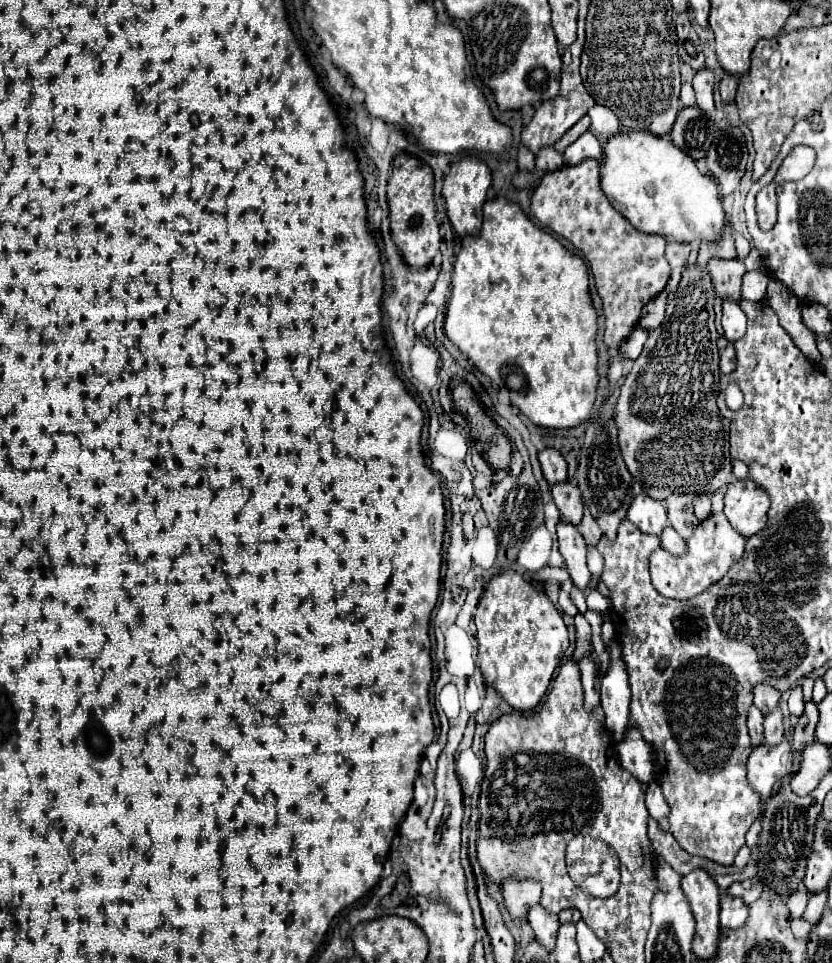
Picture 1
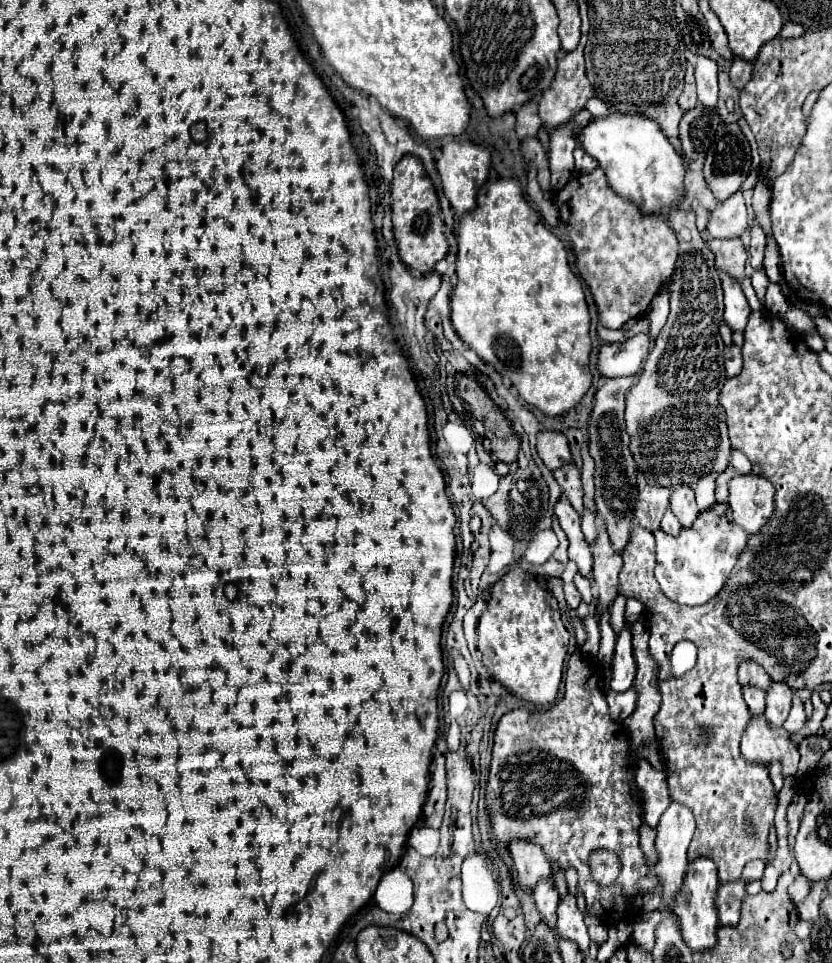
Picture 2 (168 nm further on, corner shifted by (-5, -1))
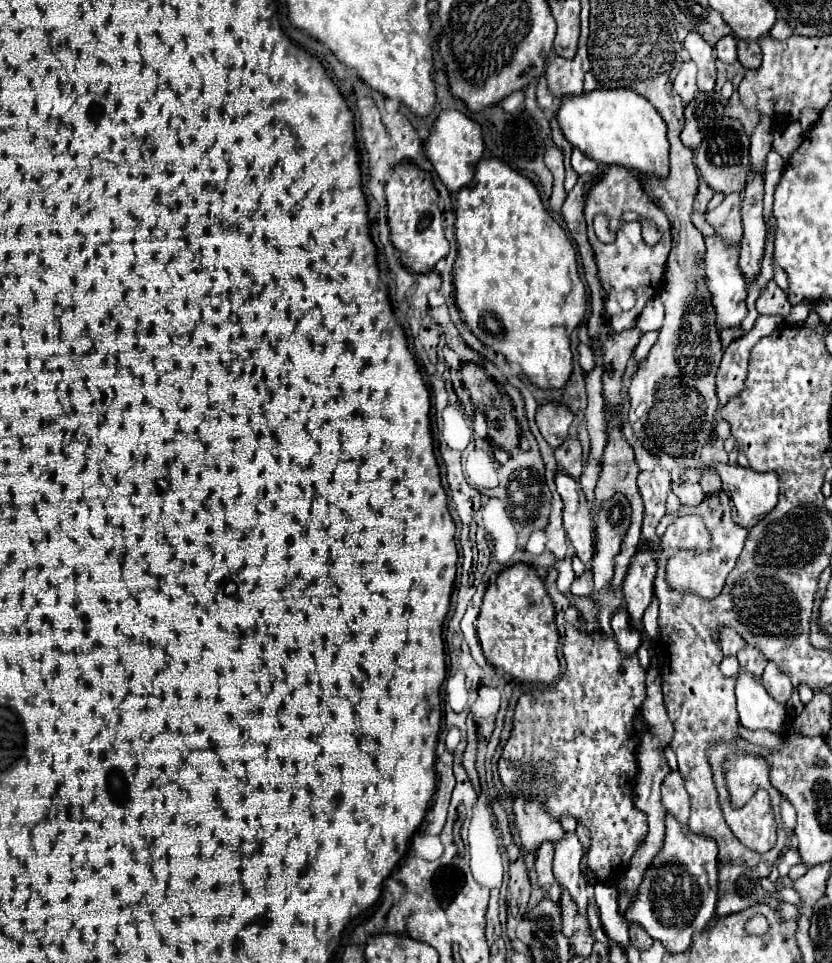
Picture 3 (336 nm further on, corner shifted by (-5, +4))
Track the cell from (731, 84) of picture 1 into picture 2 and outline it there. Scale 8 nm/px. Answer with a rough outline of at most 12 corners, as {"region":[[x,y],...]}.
{"region":[[739,57],[729,69],[731,85],[741,91],[751,77],[753,63]]}

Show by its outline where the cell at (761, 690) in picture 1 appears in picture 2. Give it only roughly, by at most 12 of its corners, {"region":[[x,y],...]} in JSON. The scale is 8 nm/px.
{"region":[[753,661],[741,663],[739,683],[769,691],[773,679]]}

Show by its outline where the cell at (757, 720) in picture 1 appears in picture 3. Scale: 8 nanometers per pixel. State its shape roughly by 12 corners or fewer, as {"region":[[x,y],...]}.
{"region":[[755,646],[737,652],[741,668],[749,668],[761,678],[767,658]]}

